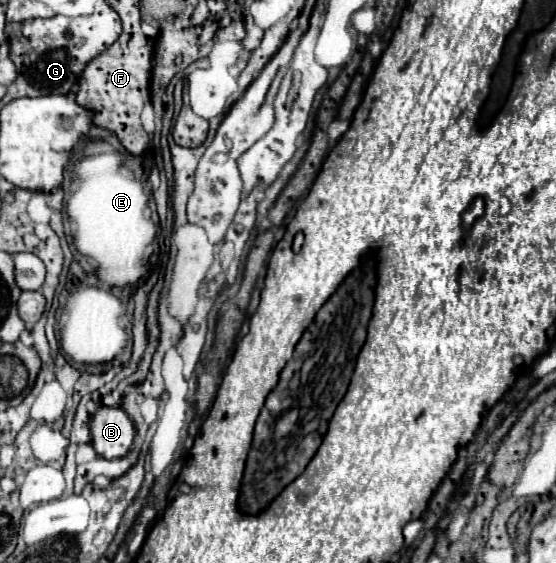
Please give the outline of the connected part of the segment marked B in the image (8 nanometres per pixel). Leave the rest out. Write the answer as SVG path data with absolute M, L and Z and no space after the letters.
M101 406L93 414L89 428L91 428L93 448L101 458L107 460L125 456L135 438L135 426L121 408Z

